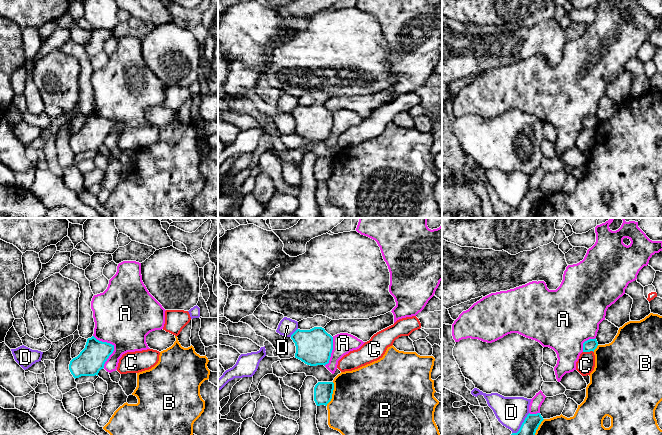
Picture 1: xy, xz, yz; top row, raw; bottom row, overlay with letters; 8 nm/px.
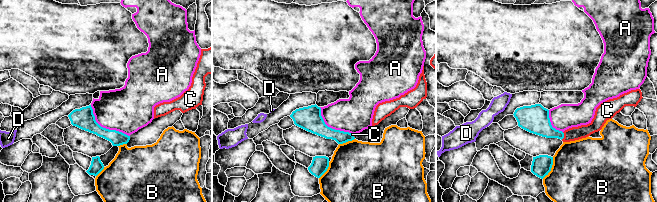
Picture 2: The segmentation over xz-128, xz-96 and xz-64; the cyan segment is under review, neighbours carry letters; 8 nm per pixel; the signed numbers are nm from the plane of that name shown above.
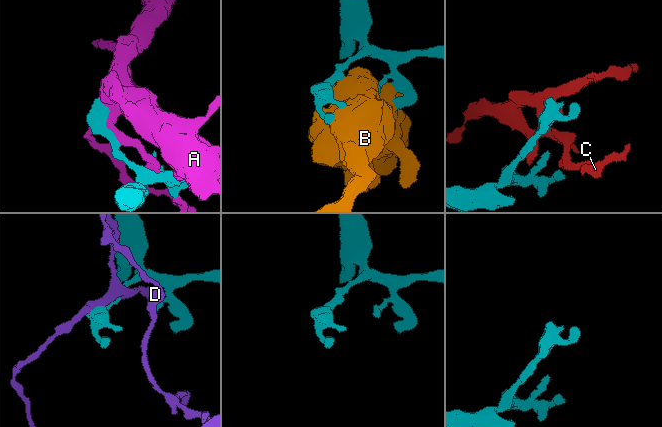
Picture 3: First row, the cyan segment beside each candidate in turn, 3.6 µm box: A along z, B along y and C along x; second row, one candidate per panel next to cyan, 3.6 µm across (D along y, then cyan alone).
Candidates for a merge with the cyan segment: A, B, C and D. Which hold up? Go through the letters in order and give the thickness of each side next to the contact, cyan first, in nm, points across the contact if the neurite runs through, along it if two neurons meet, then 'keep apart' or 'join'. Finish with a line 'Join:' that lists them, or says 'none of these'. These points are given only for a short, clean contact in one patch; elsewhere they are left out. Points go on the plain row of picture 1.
A: 220 nm thick on the cyan side, 460 nm on the other; keep apart
B: 150 nm thick on the cyan side, 500 nm on the other; keep apart
C: 100 nm thick on the cyan side, 150 nm on the other; border along yz (593, 127), (583, 128); keep apart
D: 150 nm thick on the cyan side, 240 nm on the other; keep apart
Join: none of these

